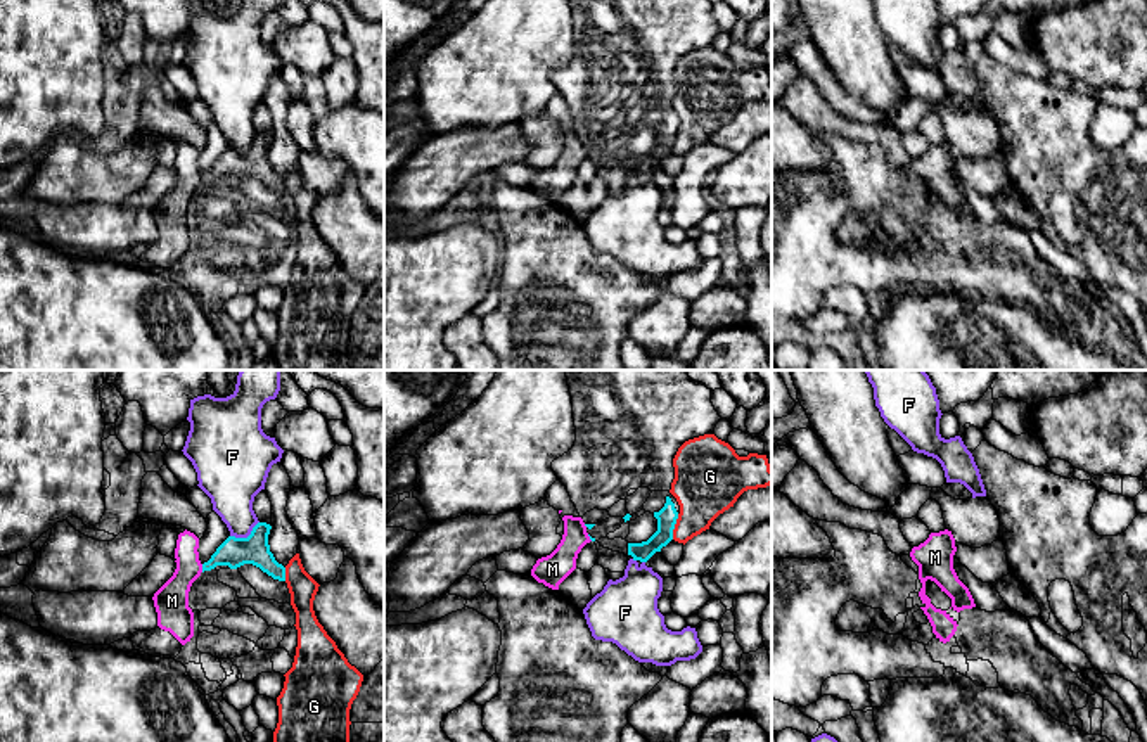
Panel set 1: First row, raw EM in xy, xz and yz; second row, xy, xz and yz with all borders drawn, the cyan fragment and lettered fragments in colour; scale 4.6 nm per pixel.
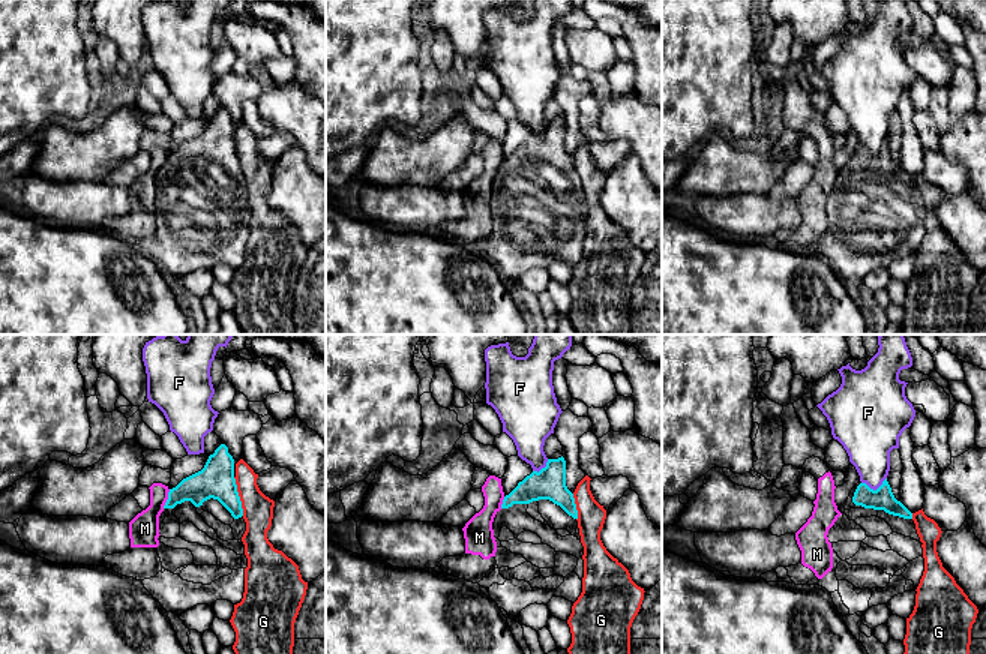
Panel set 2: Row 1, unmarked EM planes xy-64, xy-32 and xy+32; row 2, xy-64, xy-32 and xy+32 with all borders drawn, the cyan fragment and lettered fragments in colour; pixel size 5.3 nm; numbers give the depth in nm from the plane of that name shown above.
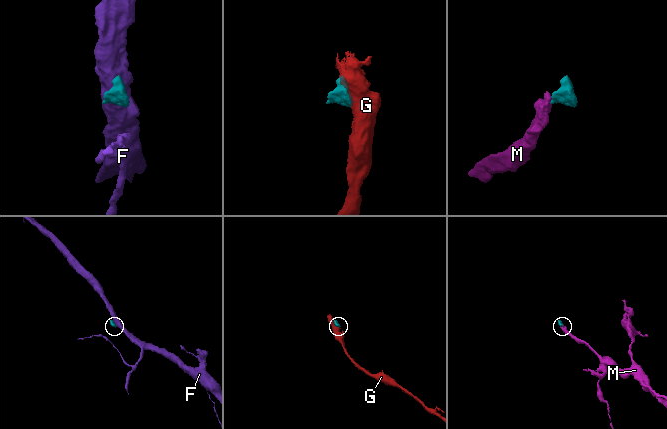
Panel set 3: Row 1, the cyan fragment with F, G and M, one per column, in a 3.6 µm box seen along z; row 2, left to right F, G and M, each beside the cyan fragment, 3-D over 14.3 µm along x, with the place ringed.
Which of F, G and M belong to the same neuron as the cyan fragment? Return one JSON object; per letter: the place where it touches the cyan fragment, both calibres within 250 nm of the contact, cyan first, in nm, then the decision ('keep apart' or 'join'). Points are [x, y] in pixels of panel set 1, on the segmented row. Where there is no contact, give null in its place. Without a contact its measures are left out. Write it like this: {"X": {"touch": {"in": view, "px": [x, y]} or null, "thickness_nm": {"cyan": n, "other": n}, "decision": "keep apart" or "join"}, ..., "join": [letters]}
{"F": {"touch": {"in": "xy", "px": [248, 537]}, "thickness_nm": {"cyan": 140, "other": 220}, "decision": "keep apart"}, "G": {"touch": {"in": "xz", "px": [673, 526]}, "thickness_nm": {"cyan": 100, "other": 300}, "decision": "keep apart"}, "M": {"touch": {"in": "xy", "px": [203, 568]}, "thickness_nm": {"cyan": 140, "other": 160}, "decision": "keep apart"}, "join": []}

